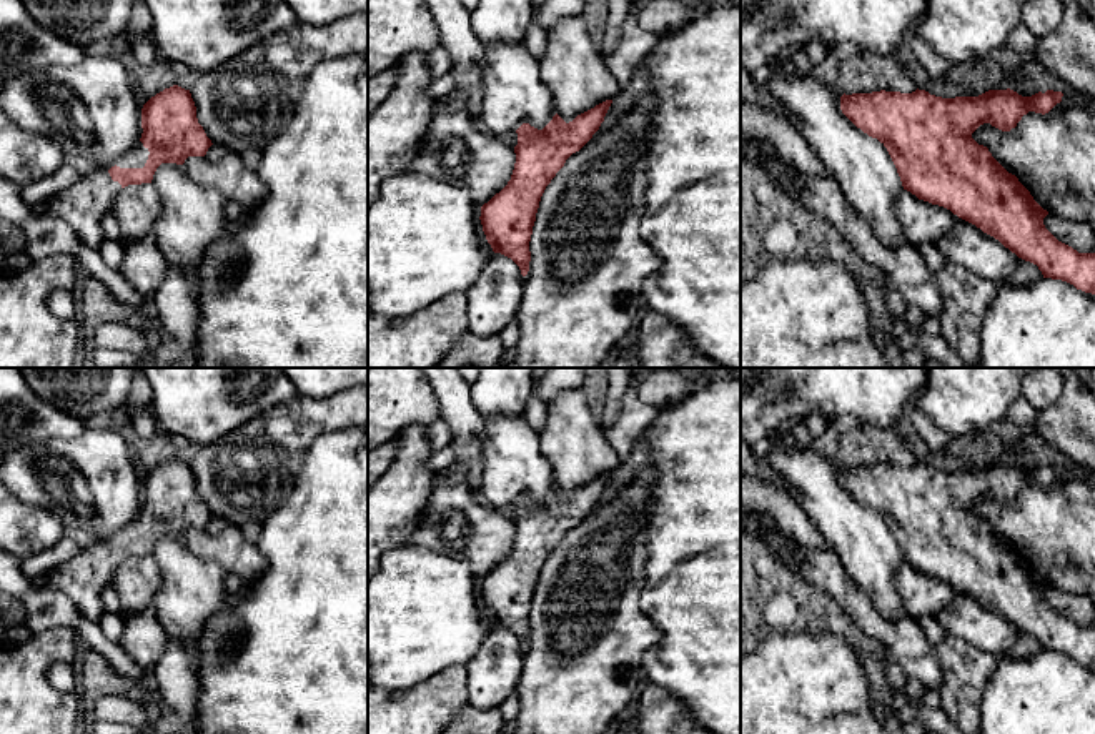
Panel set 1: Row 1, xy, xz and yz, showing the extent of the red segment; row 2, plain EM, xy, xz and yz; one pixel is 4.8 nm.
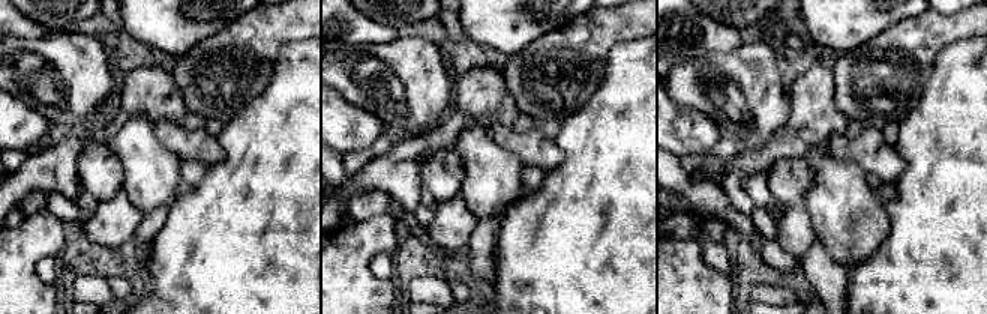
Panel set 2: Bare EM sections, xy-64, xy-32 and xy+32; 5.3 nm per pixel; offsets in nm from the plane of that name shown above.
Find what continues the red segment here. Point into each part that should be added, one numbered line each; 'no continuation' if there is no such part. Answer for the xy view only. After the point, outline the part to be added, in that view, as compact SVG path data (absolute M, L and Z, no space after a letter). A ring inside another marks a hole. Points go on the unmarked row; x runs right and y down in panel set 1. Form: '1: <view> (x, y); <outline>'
1: xy (137, 530); M140 514L135 521L125 526L118 534L116 539L120 541L143 541L148 533L148 521L143 519Z

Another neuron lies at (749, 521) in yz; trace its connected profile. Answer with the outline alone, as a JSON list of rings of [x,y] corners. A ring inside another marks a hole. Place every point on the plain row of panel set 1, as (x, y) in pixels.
[[[751,511],[747,514],[741,514],[741,529],[756,534],[767,544],[767,541],[762,538],[762,533],[759,529],[759,516],[761,514],[762,514],[762,511]]]

